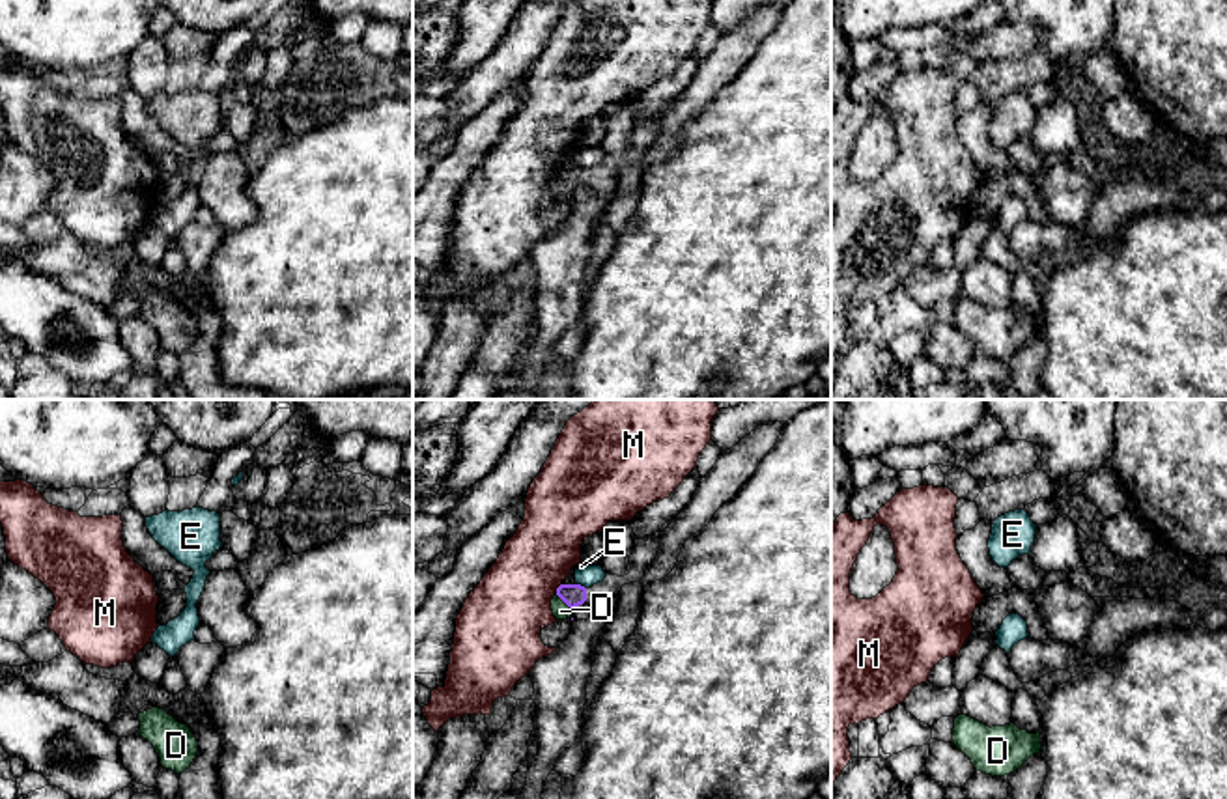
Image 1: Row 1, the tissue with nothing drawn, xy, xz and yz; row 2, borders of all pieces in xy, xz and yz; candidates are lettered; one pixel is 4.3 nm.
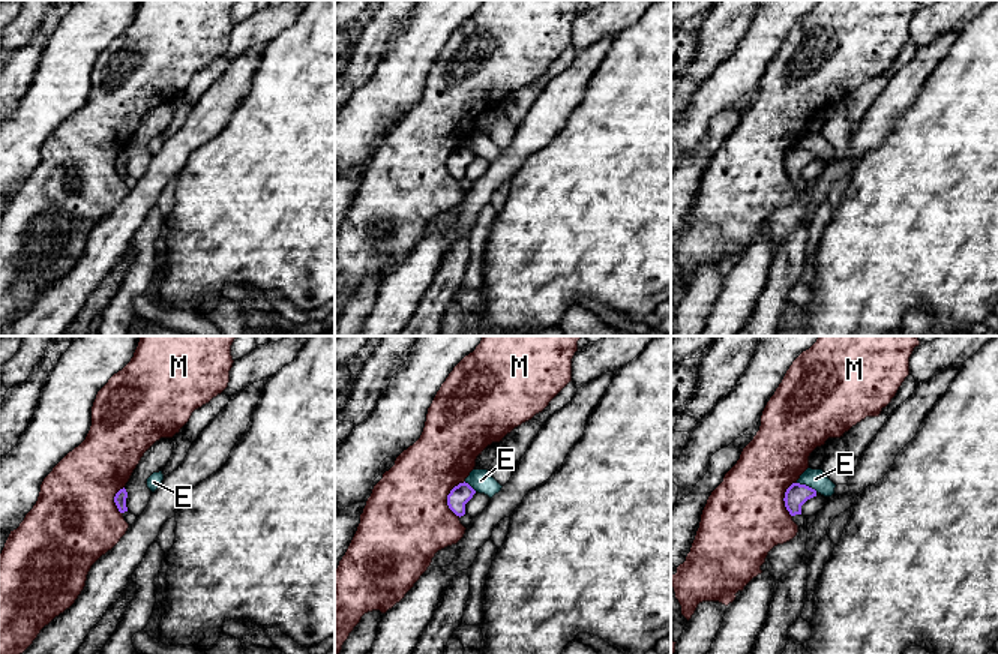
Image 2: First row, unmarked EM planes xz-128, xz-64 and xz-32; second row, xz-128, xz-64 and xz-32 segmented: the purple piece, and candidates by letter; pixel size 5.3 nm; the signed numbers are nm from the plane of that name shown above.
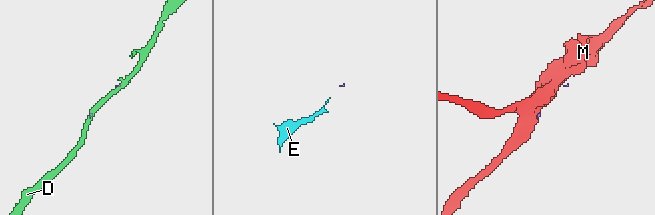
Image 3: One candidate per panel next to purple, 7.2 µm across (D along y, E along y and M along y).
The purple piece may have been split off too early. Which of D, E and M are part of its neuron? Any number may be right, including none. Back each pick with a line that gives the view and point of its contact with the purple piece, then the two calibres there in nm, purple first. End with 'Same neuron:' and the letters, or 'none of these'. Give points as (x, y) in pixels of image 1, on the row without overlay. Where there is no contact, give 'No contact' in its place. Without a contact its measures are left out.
Same neuron: none of these

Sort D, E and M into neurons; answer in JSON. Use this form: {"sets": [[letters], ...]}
{"sets": [["D"], ["E"], ["M"]]}

